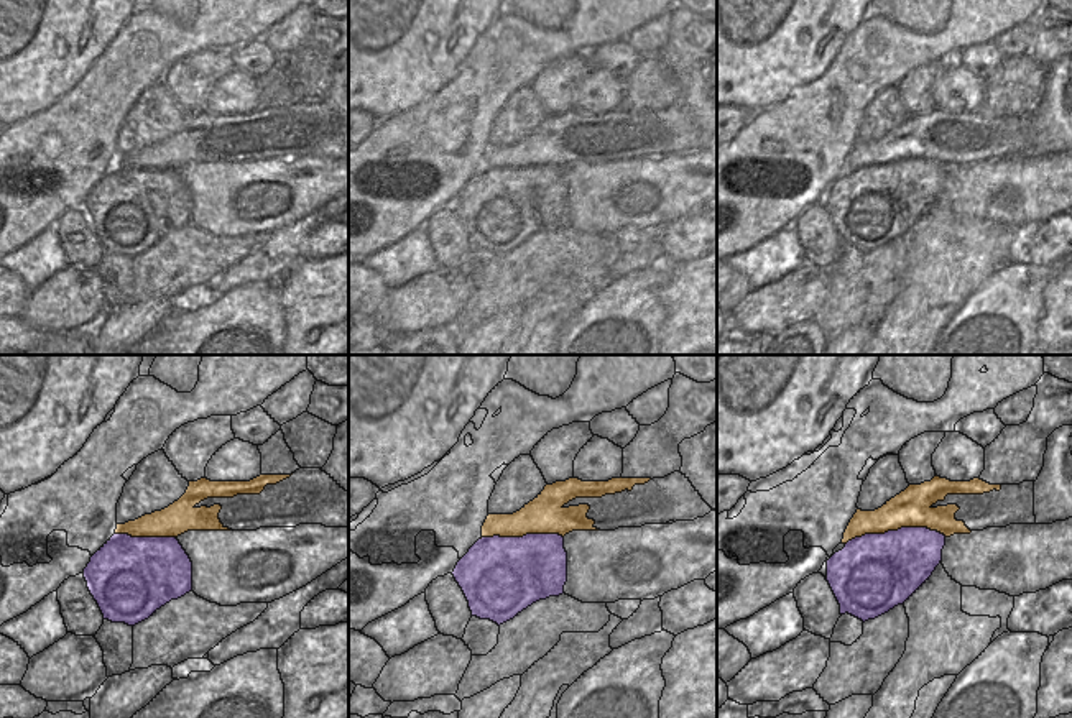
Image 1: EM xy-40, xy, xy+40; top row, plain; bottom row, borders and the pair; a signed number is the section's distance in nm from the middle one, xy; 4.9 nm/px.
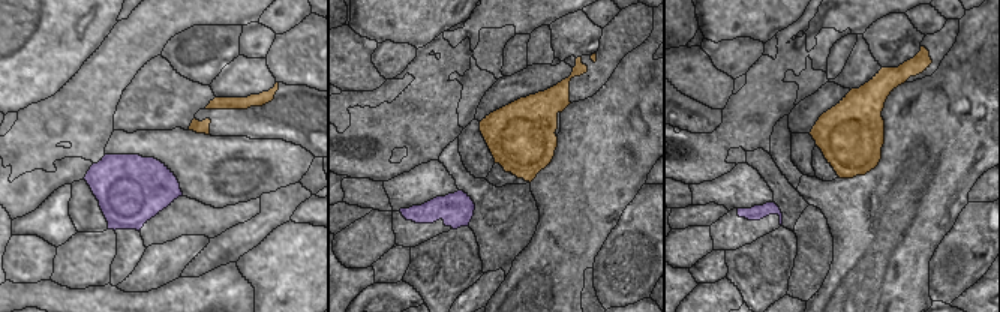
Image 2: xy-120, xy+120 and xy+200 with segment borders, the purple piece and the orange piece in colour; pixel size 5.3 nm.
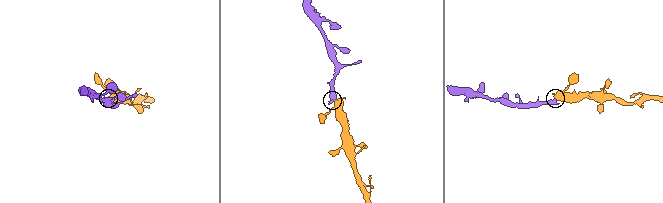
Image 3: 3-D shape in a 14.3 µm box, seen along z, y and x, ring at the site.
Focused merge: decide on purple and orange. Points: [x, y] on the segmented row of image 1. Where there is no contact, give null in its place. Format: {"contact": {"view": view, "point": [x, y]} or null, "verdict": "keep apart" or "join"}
{"contact": {"view": "xy+40", "point": [895, 531]}, "verdict": "join"}

